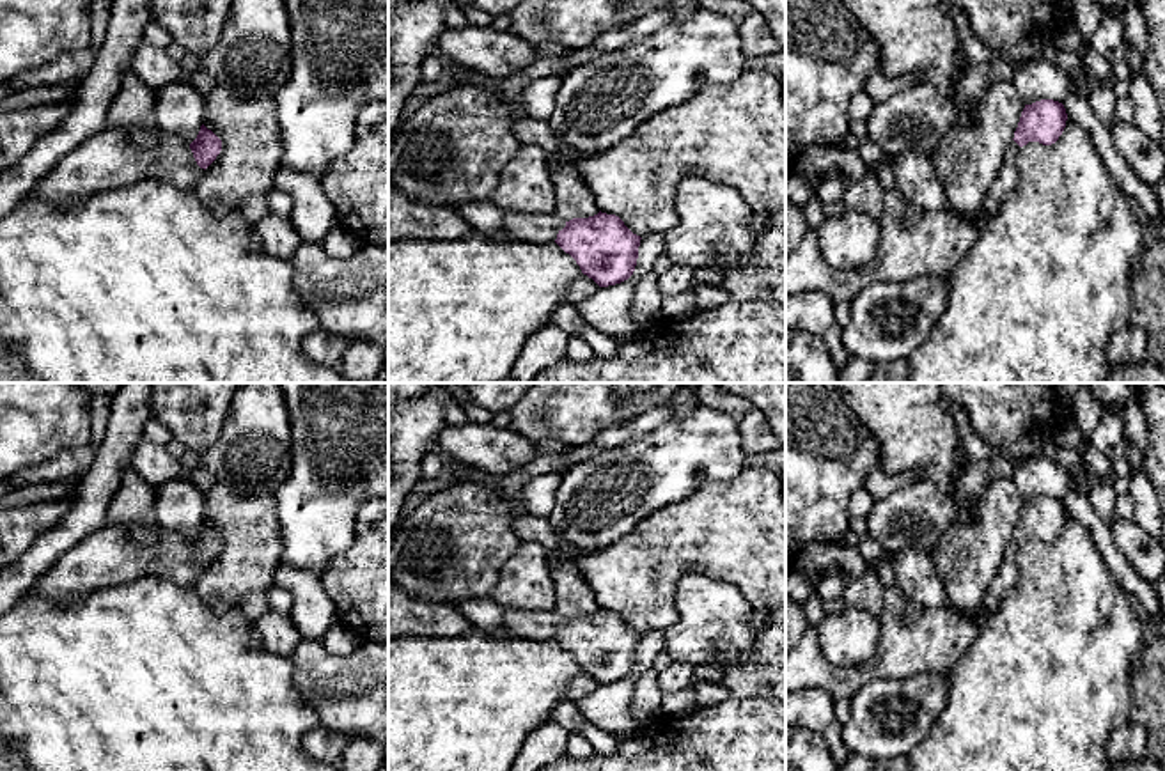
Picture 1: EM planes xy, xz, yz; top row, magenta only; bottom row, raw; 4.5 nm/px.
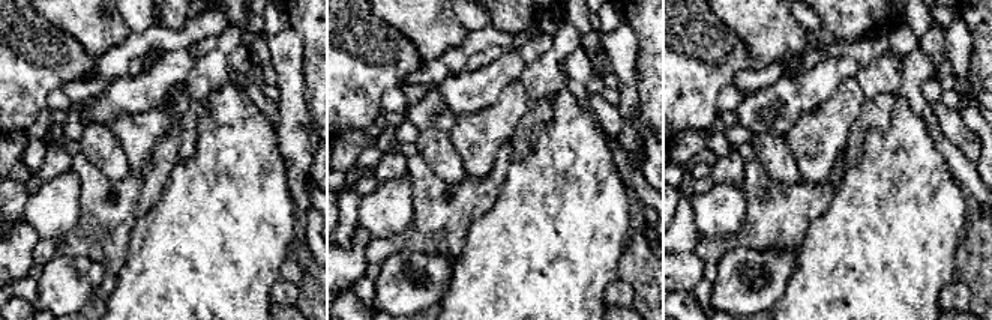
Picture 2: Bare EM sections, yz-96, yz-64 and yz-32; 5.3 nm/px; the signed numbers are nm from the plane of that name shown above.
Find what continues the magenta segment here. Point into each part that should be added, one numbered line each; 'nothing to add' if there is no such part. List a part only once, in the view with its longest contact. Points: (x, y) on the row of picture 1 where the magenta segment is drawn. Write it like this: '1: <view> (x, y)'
1: xy (110, 158)

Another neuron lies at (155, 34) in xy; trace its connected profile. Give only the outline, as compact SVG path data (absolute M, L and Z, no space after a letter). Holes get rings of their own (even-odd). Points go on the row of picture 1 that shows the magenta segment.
M156 21L147 23L147 27L144 28L144 43L161 48L165 50L174 39L172 35L165 30L165 27L161 27Z

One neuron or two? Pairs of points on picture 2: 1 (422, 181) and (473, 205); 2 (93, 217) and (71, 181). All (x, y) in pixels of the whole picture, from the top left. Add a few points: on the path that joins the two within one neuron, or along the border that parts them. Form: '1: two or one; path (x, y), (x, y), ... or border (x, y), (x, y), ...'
1: one; path (434, 193), (446, 205), (461, 205)
2: two; border (72, 167), (80, 181), (81, 215), (71, 230)

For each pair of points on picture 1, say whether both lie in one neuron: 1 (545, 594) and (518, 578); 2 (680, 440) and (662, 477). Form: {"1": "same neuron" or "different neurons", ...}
{"1": "same neuron", "2": "same neuron"}

